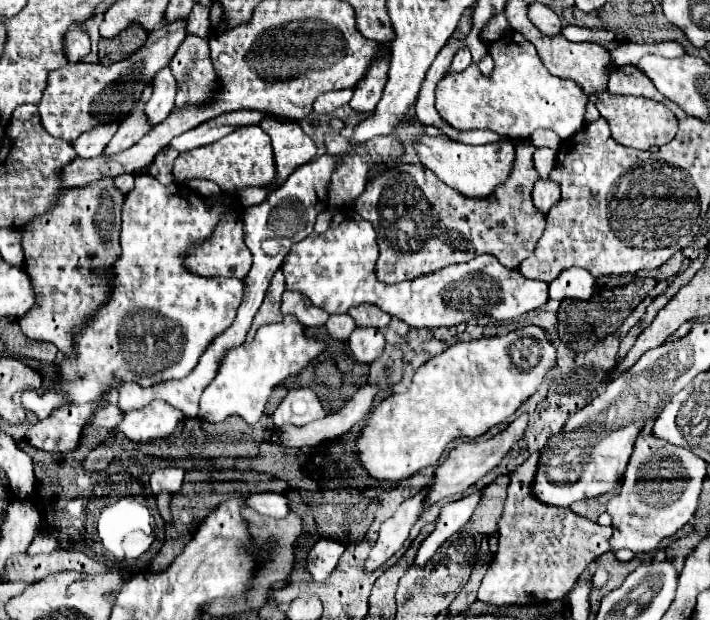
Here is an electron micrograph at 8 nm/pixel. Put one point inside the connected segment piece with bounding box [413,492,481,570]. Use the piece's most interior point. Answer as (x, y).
(454, 515)

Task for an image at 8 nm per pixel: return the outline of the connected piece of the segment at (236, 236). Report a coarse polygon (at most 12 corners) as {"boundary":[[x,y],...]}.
{"boundary":[[239,214],[221,220],[185,264],[201,276],[245,278],[251,252]]}

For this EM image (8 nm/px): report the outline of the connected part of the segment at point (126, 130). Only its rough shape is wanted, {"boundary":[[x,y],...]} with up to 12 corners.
{"boundary":[[135,106],[103,154],[131,148],[147,132],[143,108]]}

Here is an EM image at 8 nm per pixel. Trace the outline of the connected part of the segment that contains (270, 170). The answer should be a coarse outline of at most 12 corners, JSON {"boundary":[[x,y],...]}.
{"boundary":[[251,126],[183,152],[177,180],[231,196],[275,180],[271,138]]}

